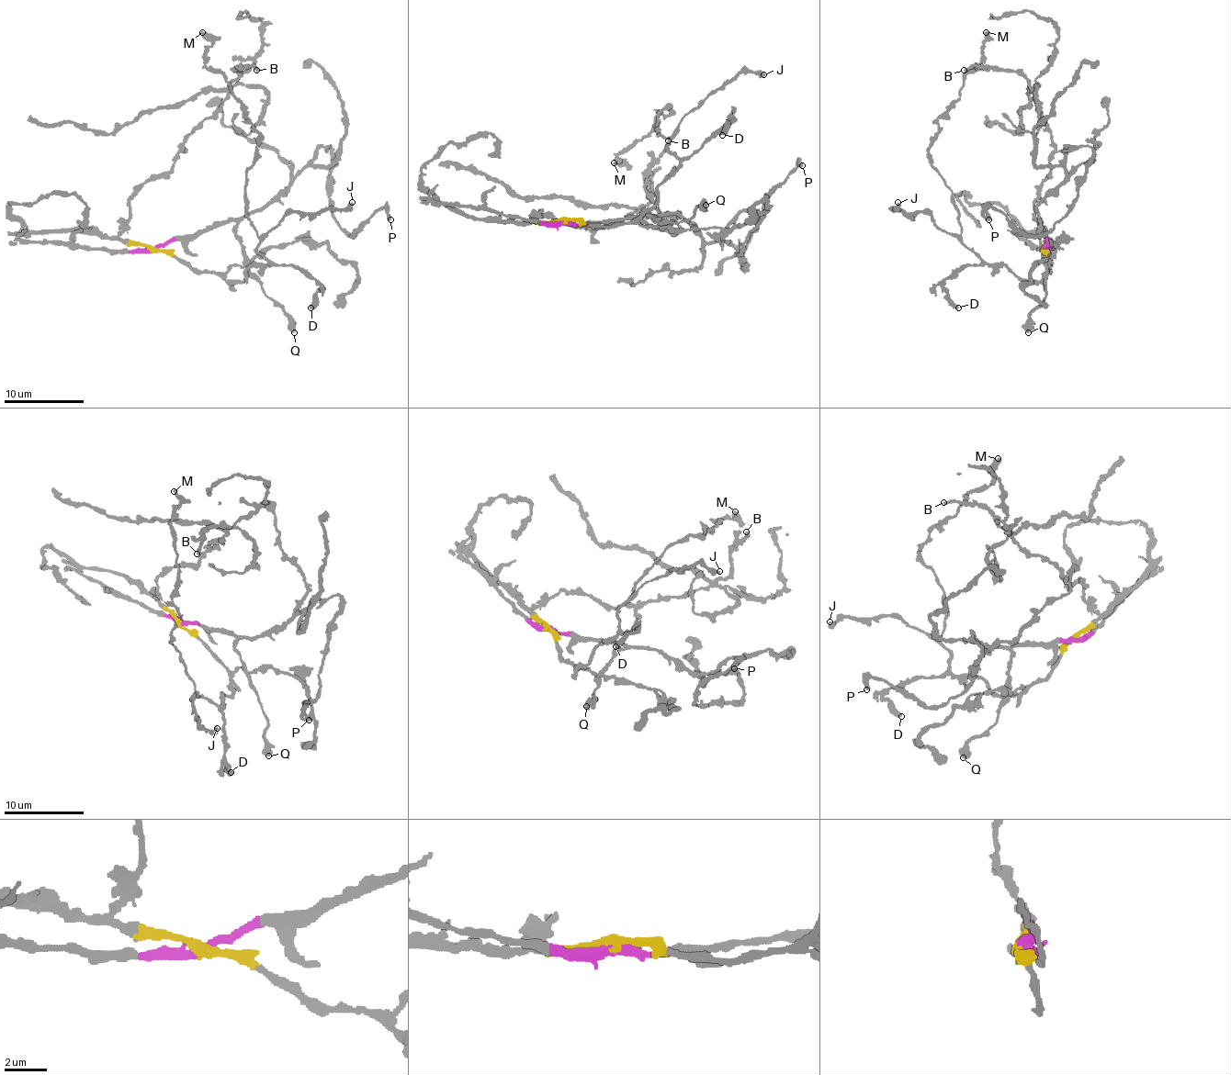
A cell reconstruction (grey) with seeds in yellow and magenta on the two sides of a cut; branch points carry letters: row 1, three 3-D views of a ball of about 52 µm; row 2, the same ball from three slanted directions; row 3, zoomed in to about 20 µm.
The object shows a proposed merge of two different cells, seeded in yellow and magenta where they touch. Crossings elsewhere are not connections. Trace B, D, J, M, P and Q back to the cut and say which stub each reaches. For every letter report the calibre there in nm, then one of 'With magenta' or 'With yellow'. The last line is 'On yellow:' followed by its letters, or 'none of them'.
B: Thickness 300 nm. With yellow
D: Thickness 440 nm. With yellow
J: Thickness 400 nm. With yellow
M: Thickness 400 nm. With yellow
P: Thickness 400 nm. With magenta
Q: Thickness 650 nm. With magenta
On yellow: B, D, J, M

